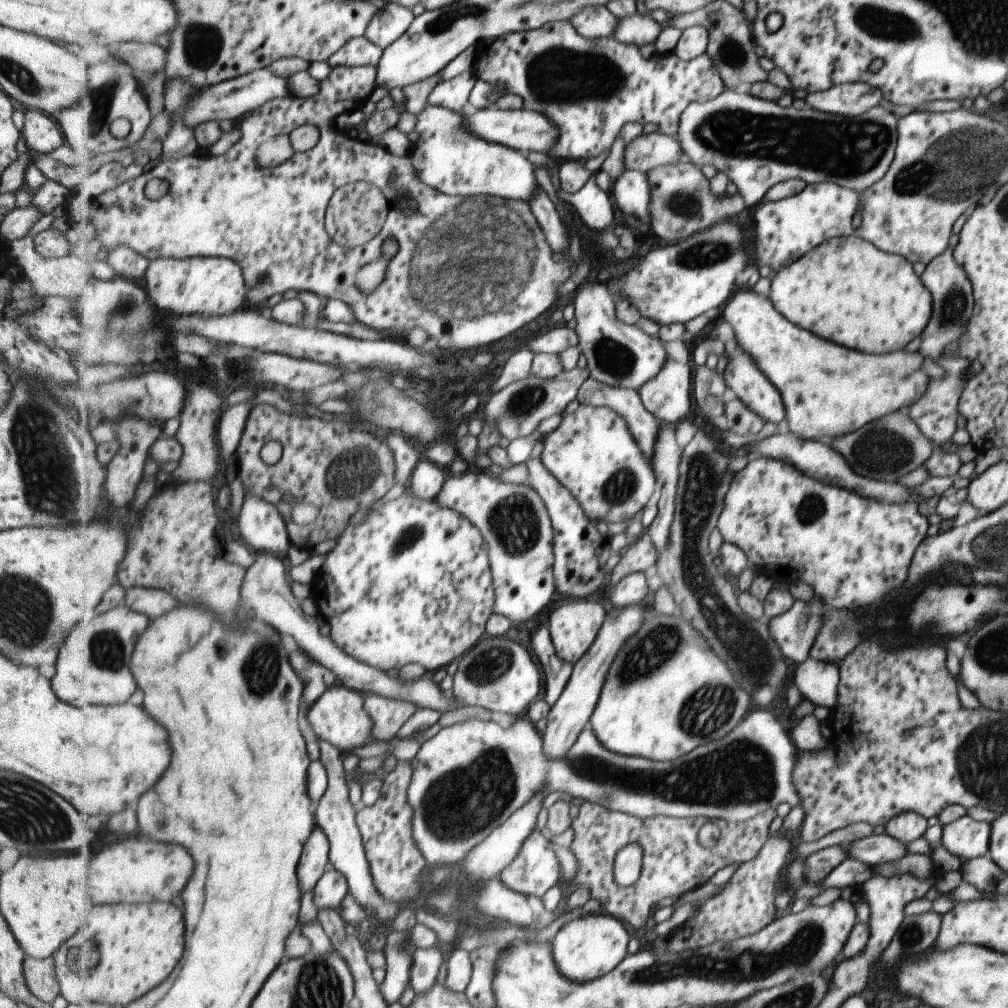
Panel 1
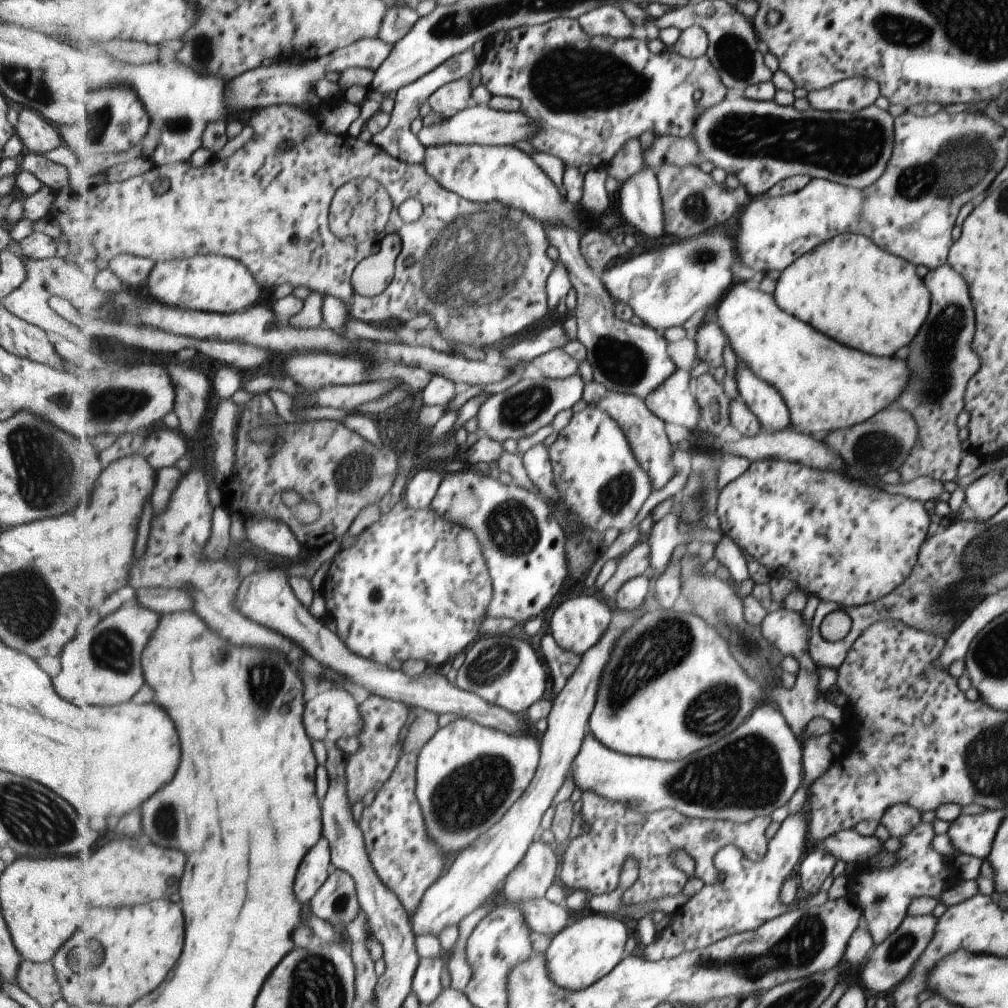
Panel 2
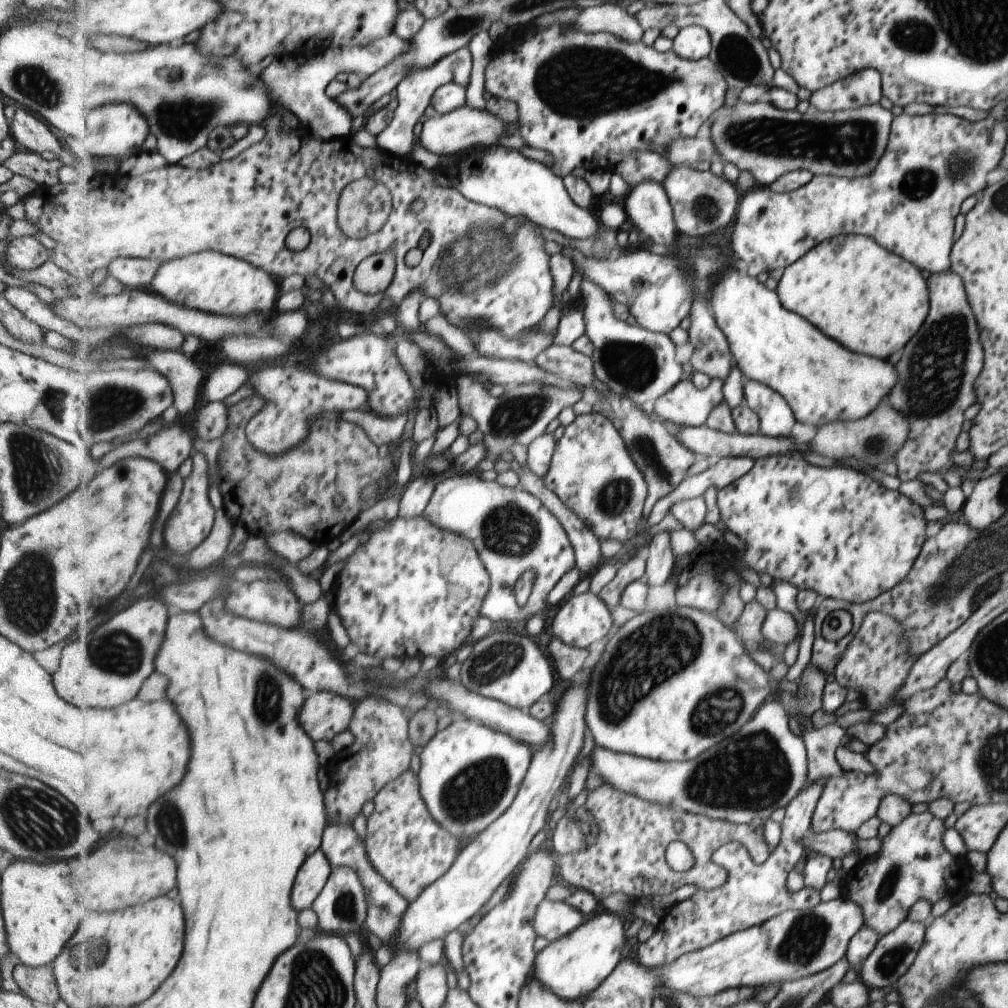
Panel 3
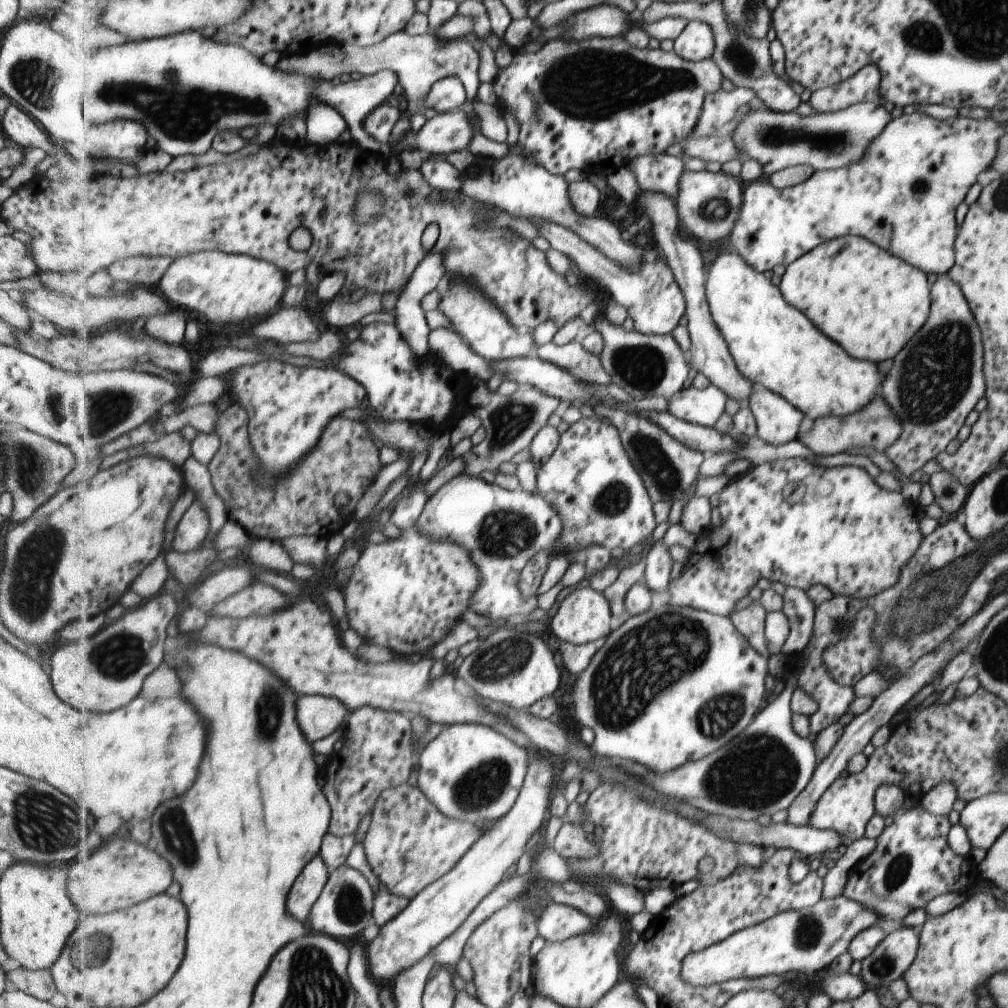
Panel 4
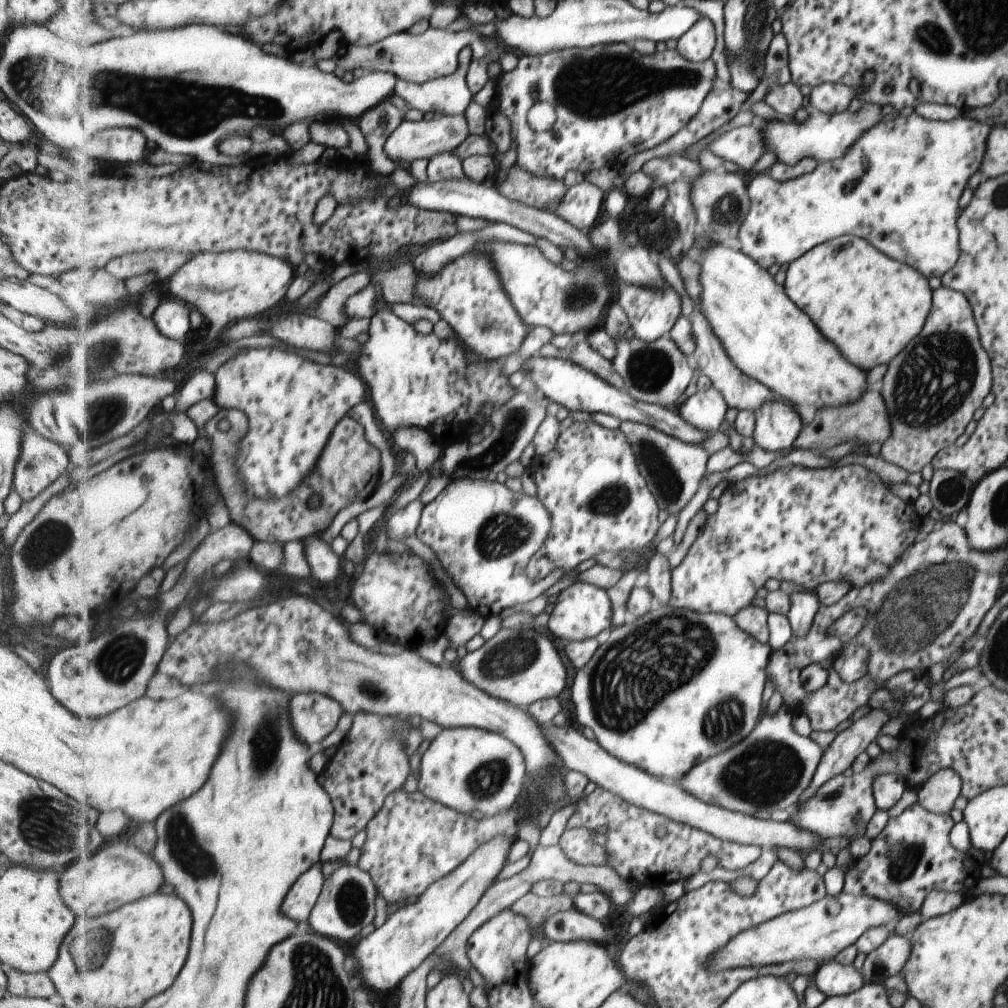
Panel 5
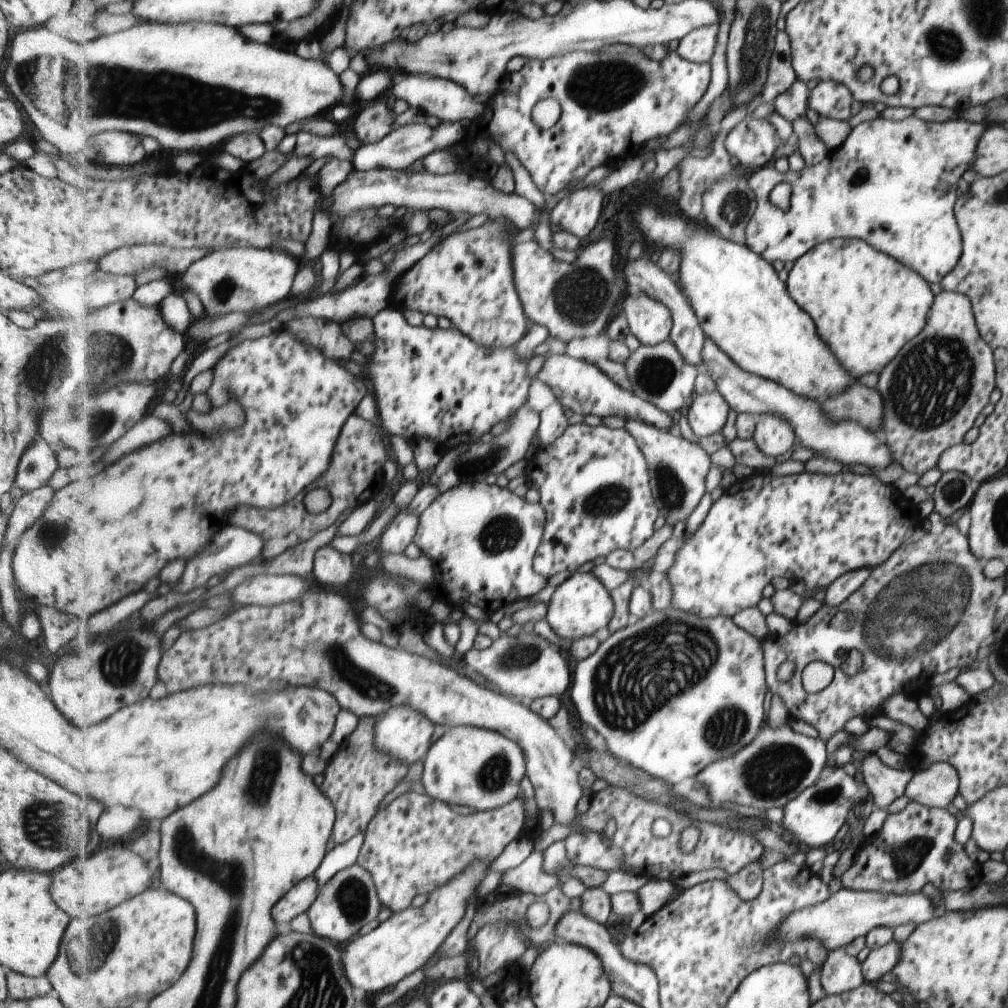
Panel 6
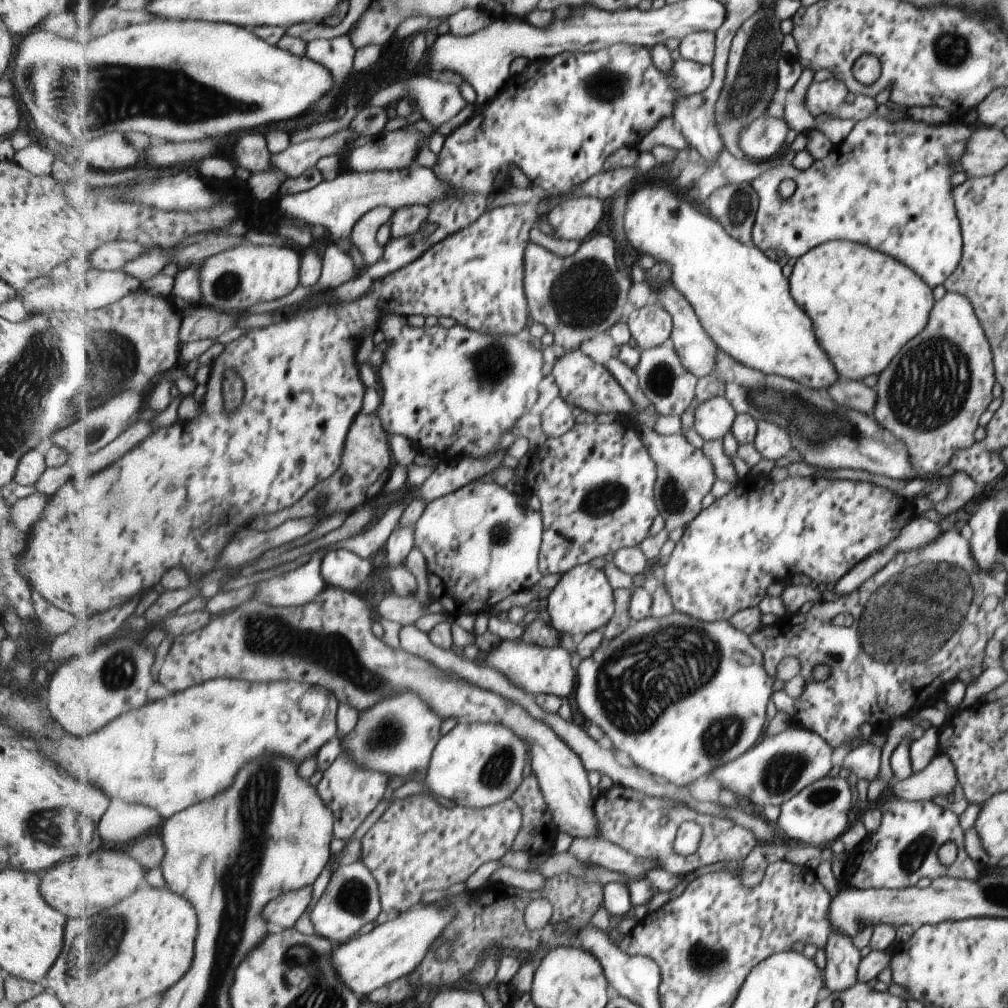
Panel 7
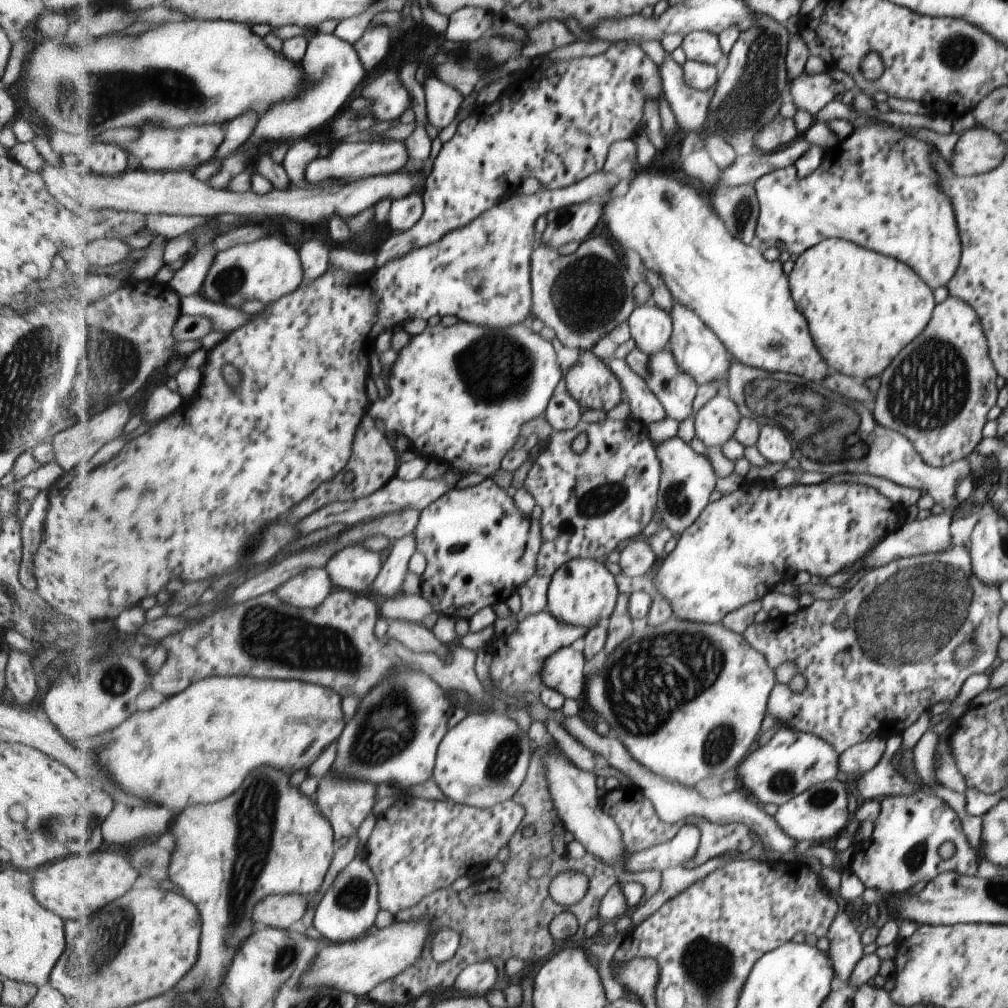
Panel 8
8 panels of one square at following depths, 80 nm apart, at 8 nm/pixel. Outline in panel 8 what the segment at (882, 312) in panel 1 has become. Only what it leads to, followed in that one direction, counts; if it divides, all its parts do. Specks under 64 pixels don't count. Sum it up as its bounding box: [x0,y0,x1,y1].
[789,238,935,381]

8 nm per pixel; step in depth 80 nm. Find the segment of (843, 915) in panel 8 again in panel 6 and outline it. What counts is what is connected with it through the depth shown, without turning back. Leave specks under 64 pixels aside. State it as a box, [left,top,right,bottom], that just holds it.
[819,948,864,995]

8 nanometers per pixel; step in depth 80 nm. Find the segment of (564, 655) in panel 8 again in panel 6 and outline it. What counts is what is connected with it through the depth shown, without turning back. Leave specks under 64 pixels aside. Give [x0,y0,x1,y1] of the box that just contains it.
[462,629,573,705]

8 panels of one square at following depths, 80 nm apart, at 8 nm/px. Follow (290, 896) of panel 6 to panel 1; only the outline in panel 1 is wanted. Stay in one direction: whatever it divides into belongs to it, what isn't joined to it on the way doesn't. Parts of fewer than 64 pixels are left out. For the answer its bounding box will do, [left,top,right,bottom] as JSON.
[299,825,330,892]

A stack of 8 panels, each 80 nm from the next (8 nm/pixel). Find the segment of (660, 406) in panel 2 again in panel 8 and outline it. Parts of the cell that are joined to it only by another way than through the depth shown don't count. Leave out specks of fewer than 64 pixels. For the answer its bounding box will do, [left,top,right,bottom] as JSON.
[696,392,742,448]

